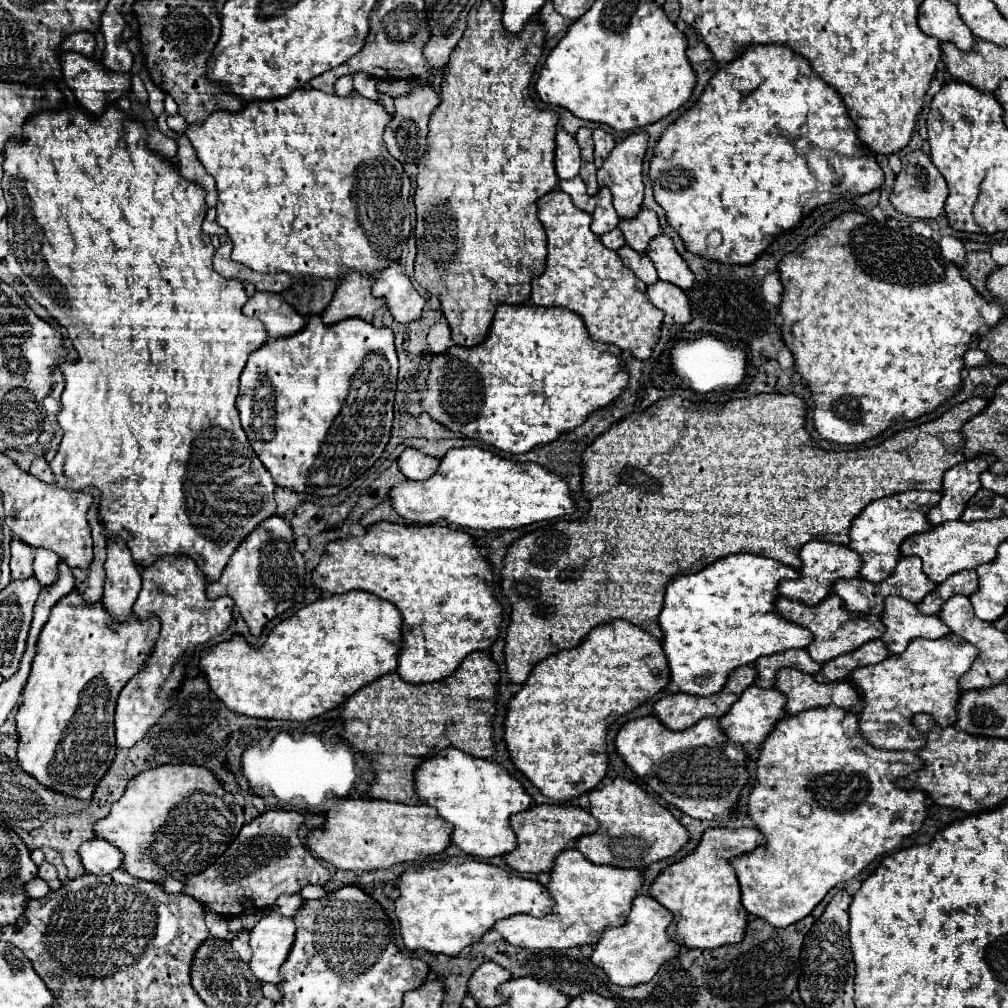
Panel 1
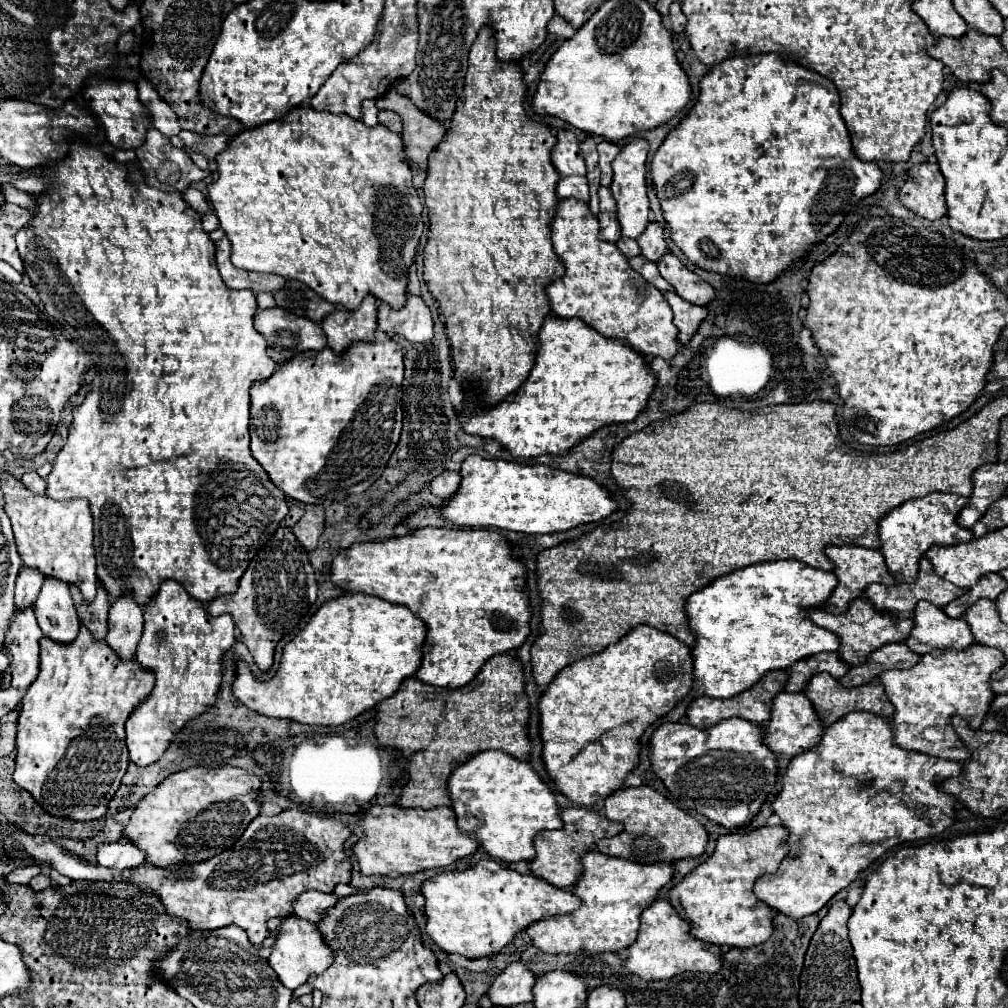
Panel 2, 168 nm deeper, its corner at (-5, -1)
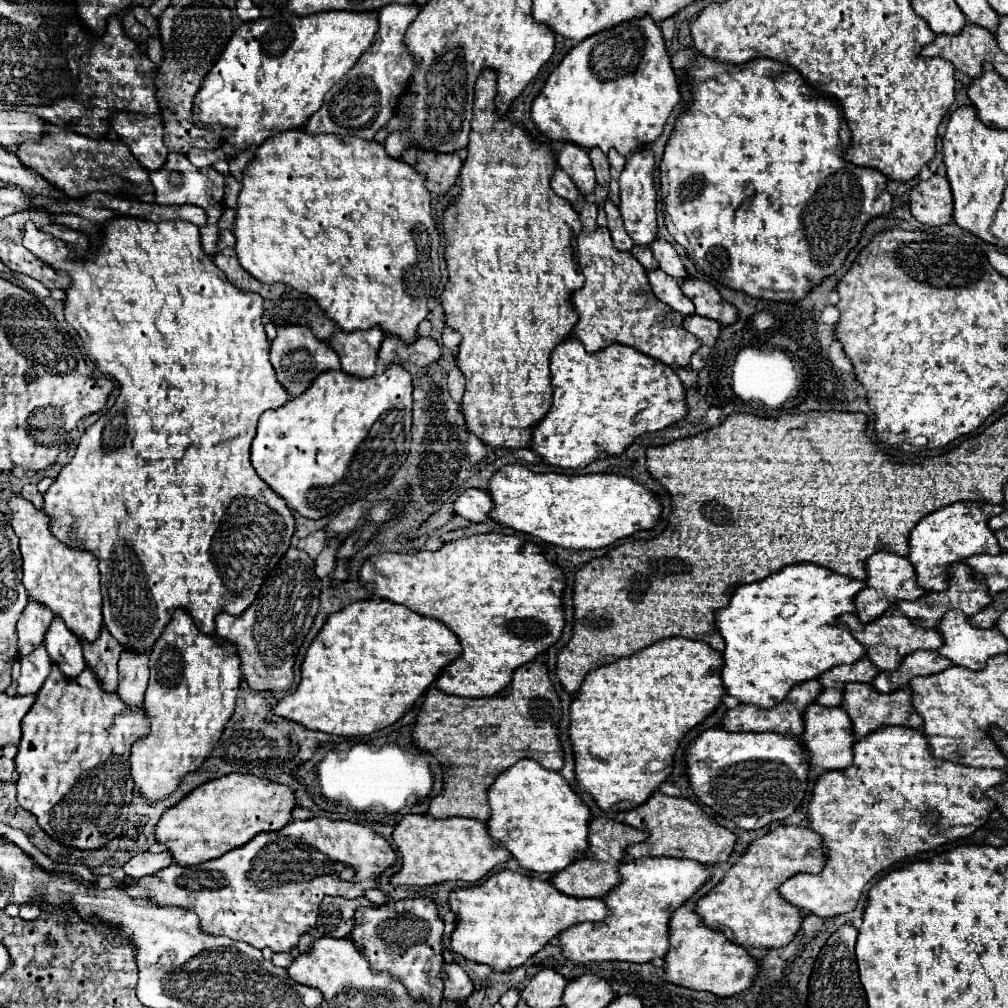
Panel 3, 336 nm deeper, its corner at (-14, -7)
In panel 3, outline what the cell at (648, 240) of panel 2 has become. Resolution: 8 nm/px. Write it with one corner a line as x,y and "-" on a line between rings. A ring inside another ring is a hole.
655,239
655,241
651,243
651,251
653,251
653,257
657,259
659,267
661,267
667,275
671,275
671,277
675,277
675,279
685,279
685,277
687,277
687,271
685,271
683,263
681,263
681,259
679,259
679,255
677,255
677,251
673,249
673,245
671,245
669,241
665,241
665,239

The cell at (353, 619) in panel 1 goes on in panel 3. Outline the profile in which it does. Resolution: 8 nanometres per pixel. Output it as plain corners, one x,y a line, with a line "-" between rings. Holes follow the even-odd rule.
365,599
347,605
333,613
315,641
309,645
303,665
299,687
281,699
273,711
279,717
297,721
303,727
323,733
335,733
343,737
363,737
393,725
435,681
439,669
461,655
457,637
437,619
423,617
403,605
389,603
385,599

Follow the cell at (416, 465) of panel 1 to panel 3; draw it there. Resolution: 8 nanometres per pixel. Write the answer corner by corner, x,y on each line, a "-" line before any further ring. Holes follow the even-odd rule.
465,489
455,501
455,513
469,521
487,521
487,511
491,511
491,497
481,489

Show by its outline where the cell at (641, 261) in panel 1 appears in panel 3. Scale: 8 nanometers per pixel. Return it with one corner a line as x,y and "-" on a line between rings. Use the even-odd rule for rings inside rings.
653,269
647,273
649,277
649,283
651,283
651,289
655,293
657,299
661,299
663,303
667,303
669,307
673,307
675,311
679,311
681,315
689,315
693,313
693,303
691,299
687,299
679,287
679,281
677,279
671,279
665,271
661,269

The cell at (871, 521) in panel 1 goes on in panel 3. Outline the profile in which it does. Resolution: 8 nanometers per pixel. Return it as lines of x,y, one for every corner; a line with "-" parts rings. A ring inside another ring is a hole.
965,501
965,503
951,503
947,507
941,507
939,511
925,515
909,535
909,555
907,555
907,559
917,571
919,587
925,591
943,591
947,589
949,563
957,563
977,553
999,555
1001,547
995,539
995,533
987,527
987,521
1001,511
1003,511
1001,505

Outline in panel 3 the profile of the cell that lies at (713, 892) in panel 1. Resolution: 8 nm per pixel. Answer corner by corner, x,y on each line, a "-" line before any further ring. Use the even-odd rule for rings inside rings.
777,825
747,847
741,859
727,869
725,877
697,901
695,913
709,929
723,931
733,943
745,949
783,947
795,937
803,917
795,905
789,905
779,897
777,889
791,875
799,871
819,873
821,867
823,845
815,831
799,825

